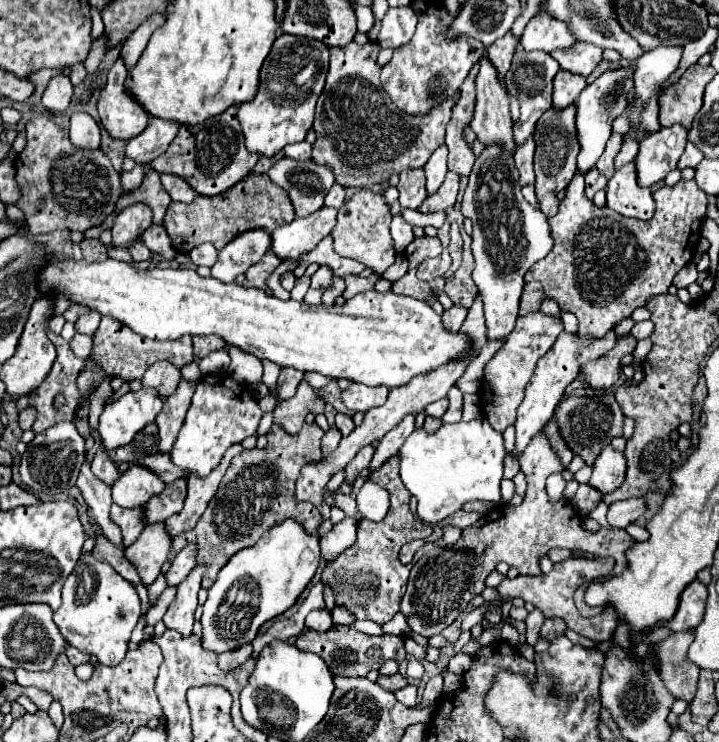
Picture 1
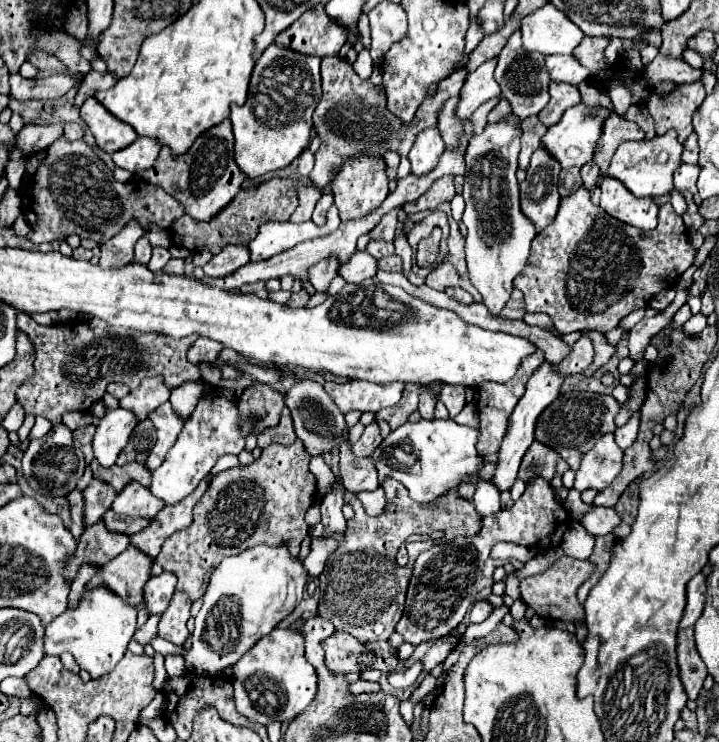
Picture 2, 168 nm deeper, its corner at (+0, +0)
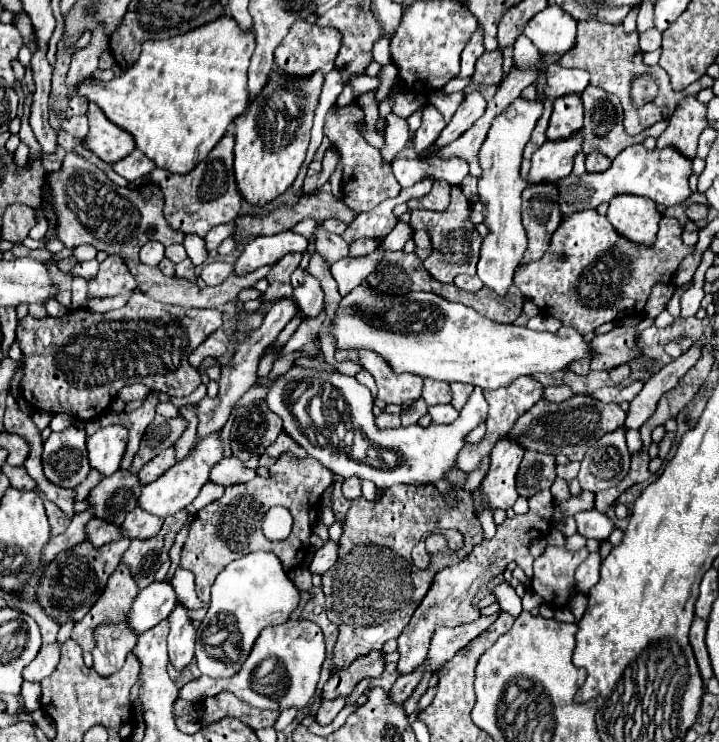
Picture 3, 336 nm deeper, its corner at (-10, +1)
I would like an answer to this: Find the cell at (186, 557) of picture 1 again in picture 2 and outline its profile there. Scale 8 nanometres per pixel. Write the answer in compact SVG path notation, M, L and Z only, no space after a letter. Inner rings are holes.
M164 572L160 576L150 578L144 586L144 604L148 616L162 614L168 608L174 590L176 590L176 576Z

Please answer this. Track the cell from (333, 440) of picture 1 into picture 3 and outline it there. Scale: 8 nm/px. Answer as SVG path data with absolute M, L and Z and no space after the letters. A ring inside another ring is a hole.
M328 539L328 541L314 553L310 571L312 571L312 573L320 573L320 575L324 575L324 573L334 565L334 561L338 559L338 545L340 545L338 541Z

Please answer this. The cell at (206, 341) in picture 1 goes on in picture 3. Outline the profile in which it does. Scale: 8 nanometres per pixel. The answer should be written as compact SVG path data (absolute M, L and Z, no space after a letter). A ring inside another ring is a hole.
M218 329L190 353L188 361L192 367L198 367L206 357L222 357L226 353L226 347L228 347L228 337L222 329Z

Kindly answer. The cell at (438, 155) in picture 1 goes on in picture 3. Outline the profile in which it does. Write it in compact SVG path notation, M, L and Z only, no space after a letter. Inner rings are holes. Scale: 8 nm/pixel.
M428 105L422 115L422 125L414 137L414 149L418 157L422 157L434 145L434 141L440 137L444 127L446 127L446 121L442 119L440 111L434 105Z

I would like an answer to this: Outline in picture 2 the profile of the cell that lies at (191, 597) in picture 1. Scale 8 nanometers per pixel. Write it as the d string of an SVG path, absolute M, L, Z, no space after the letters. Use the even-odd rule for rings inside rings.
M176 592L170 600L168 610L160 616L158 636L176 646L184 646L184 642L190 636L190 632L186 628L186 622L190 618L190 606L192 606L190 598L184 592Z

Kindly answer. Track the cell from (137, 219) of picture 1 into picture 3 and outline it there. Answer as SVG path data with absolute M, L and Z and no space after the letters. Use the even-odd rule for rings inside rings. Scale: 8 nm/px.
M108 255L100 263L98 275L90 281L88 295L90 297L114 297L124 291L132 291L134 287L136 287L136 281L132 273L128 271L124 259L116 255Z

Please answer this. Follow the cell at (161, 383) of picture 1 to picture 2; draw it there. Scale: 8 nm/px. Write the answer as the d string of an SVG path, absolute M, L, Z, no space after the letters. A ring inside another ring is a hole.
M154 376L154 378L144 378L144 382L132 390L128 396L120 400L120 406L126 410L132 410L138 420L144 420L154 408L164 404L170 398L170 390L164 386L164 382Z

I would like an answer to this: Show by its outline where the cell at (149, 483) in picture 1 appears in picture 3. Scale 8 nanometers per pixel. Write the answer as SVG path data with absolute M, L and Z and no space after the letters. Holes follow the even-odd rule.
M136 507L126 515L122 529L128 539L134 539L134 537L148 539L148 537L154 537L162 529L162 523L164 523L162 517L156 517L148 511L144 511L142 507Z

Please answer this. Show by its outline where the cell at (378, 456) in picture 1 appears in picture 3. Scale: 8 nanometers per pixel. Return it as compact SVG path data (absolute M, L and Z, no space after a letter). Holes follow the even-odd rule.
M350 477L342 485L342 493L346 499L356 499L362 495L362 479L360 477Z

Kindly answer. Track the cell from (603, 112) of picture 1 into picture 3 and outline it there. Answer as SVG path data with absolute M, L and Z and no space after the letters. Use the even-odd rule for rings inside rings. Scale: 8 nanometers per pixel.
M582 129L572 133L568 139L546 141L532 157L532 169L528 175L528 183L542 181L558 181L570 175L576 153L582 151Z

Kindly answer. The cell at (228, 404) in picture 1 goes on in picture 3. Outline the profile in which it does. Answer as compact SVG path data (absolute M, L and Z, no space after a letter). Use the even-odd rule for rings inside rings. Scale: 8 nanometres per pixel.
M214 431L214 433L206 435L206 437L202 437L190 449L190 453L184 459L180 459L176 465L172 465L170 471L166 471L162 477L158 477L156 481L142 487L142 495L138 499L138 505L142 505L142 509L148 509L148 513L154 513L158 517L168 517L168 515L174 515L174 513L182 511L184 507L188 507L196 499L202 485L208 481L212 467L222 457L224 457L222 431Z

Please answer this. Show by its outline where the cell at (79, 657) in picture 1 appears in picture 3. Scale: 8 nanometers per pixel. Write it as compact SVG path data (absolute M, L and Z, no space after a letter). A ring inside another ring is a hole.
M120 563L116 567L116 571L110 575L100 599L84 615L84 619L74 625L72 639L82 647L84 653L92 651L92 647L94 647L92 633L100 623L124 621L128 617L138 591L140 591L140 587L138 587L134 575L130 573L130 569L124 563Z

